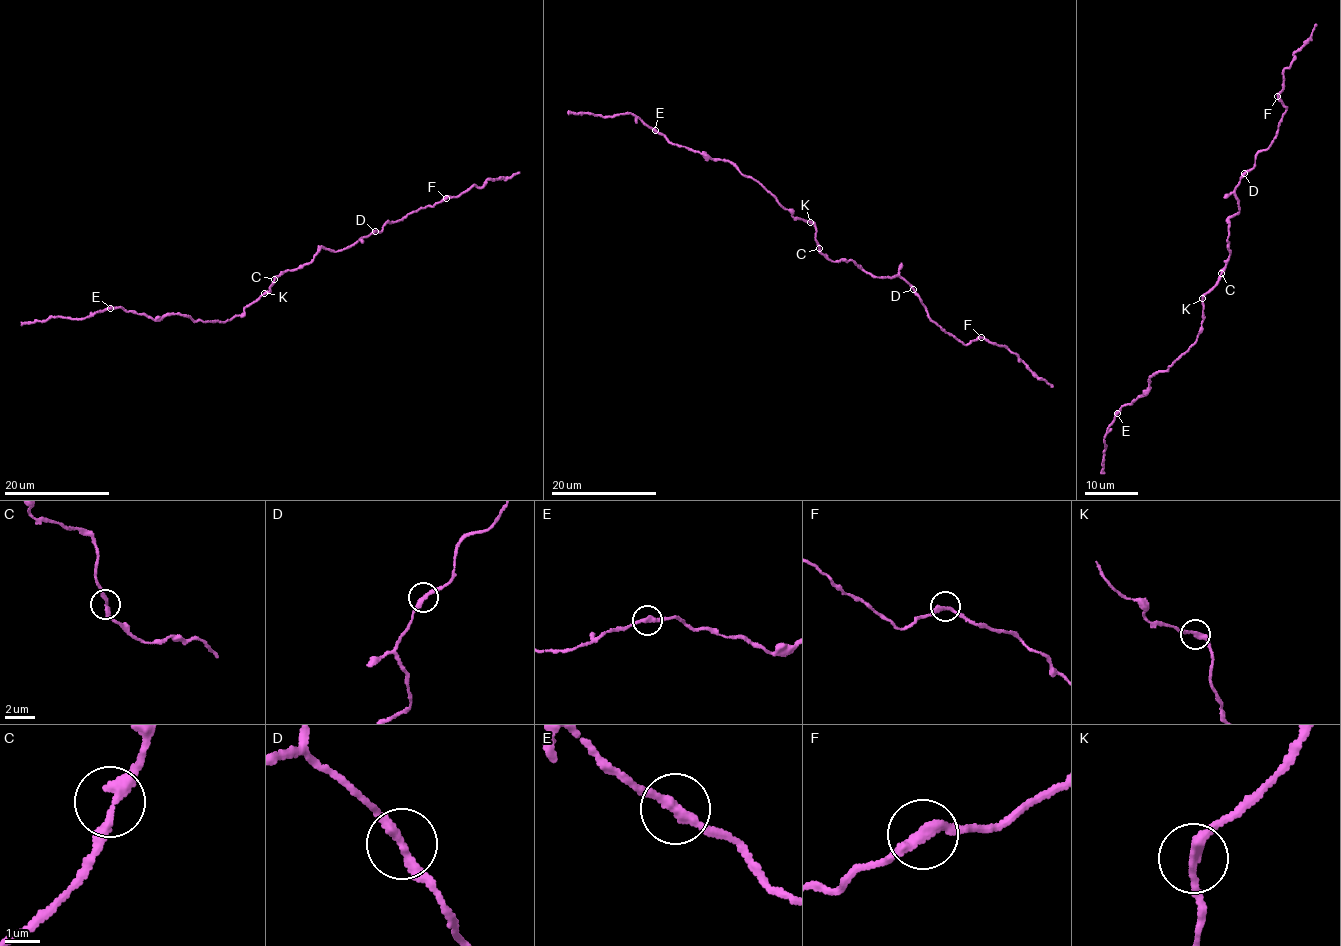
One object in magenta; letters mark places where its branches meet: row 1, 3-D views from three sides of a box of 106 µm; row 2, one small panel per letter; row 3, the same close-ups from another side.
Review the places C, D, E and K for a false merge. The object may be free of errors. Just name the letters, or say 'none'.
none

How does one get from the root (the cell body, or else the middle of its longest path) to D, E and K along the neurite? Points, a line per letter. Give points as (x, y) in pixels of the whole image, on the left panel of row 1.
D: (275, 278), (285, 271), (302, 267), (322, 248), (342, 251), (375, 231)
E: (275, 278), (270, 290), (242, 314), (223, 322), (165, 314), (152, 319), (120, 307), (110, 308)
K: (275, 278), (270, 290), (264, 293)

